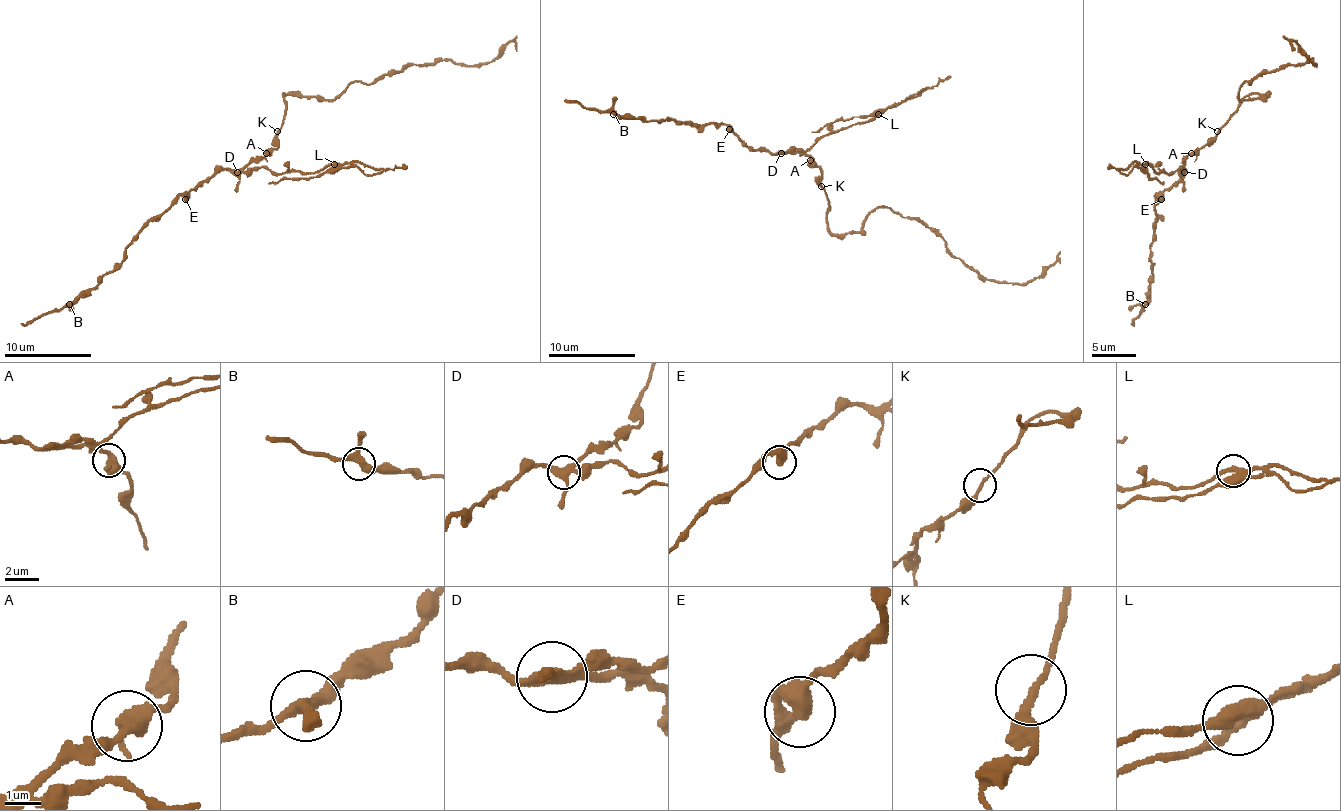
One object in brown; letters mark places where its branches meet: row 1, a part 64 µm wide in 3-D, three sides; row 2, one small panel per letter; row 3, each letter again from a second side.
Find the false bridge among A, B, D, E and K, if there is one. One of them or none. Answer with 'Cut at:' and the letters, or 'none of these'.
Cut at: D

